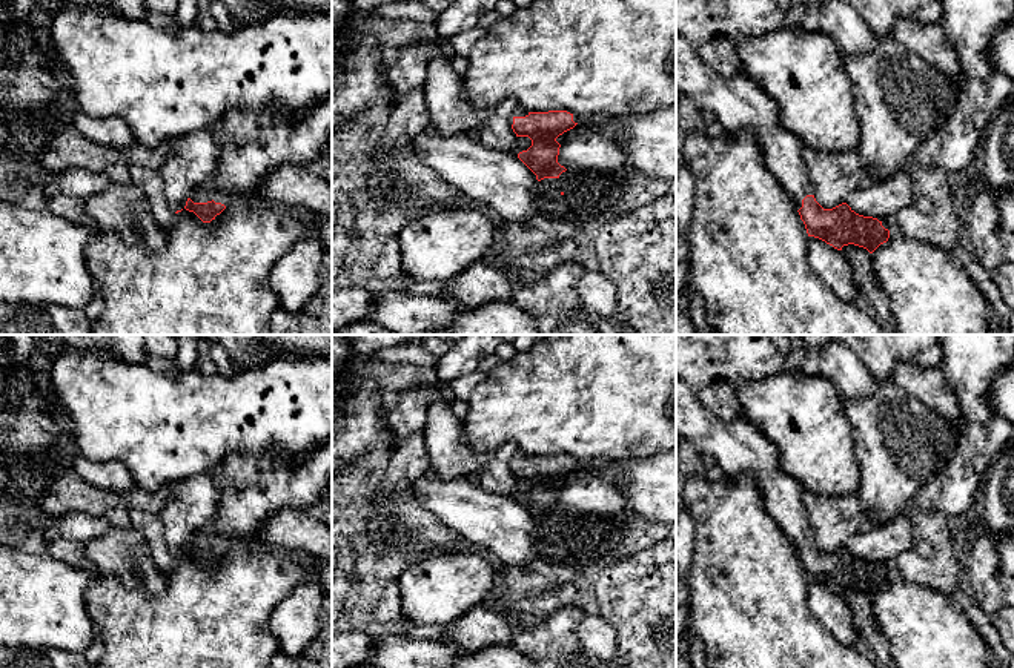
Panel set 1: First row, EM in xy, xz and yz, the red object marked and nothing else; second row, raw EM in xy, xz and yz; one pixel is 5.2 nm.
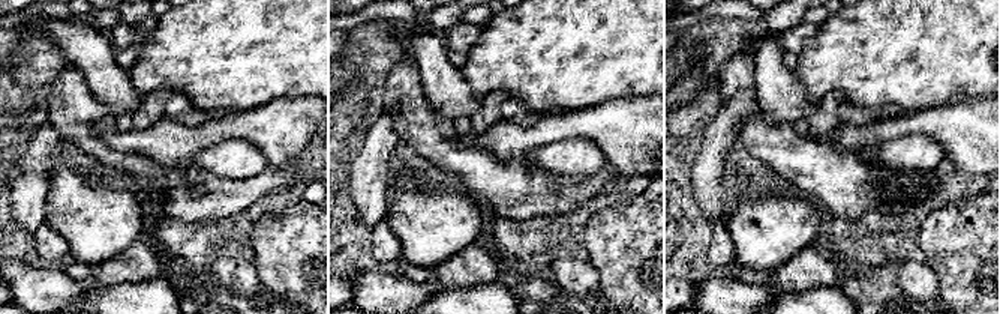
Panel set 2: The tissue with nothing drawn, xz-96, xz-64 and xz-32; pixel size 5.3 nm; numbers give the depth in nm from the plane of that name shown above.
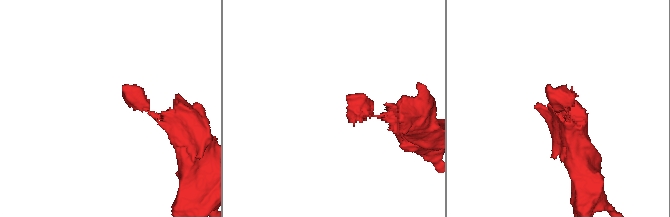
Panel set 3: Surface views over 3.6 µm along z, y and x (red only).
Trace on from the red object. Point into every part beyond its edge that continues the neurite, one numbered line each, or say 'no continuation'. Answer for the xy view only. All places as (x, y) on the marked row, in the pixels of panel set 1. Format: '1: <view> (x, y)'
1: xy (192, 162)

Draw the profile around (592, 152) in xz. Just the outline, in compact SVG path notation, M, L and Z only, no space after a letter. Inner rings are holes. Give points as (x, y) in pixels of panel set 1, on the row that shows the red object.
M590 132L562 143L558 155L561 166L581 172L610 172L625 161L621 143L602 132Z

